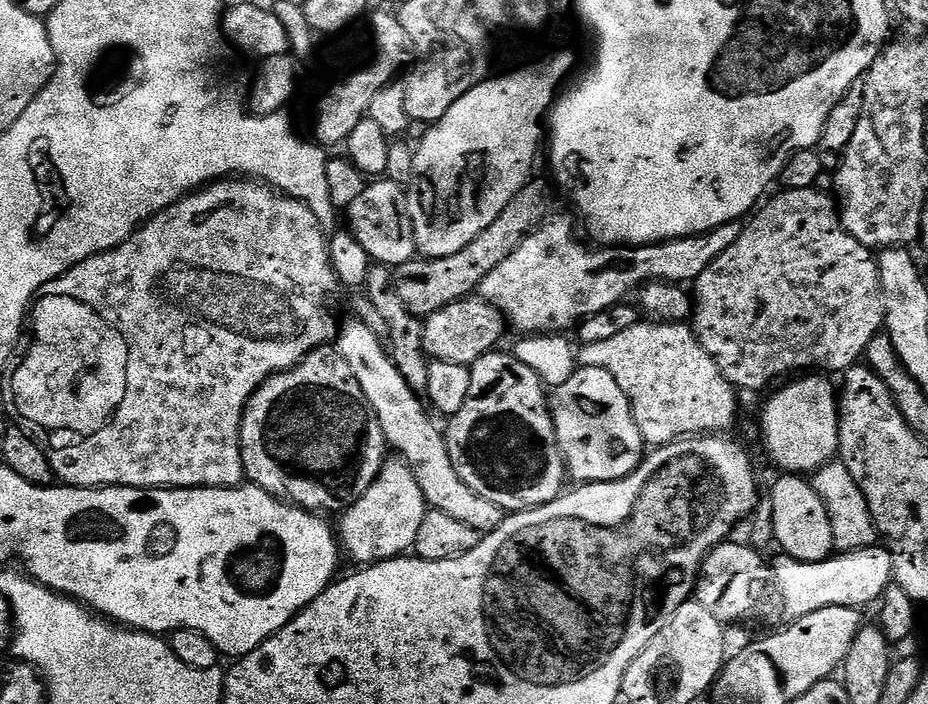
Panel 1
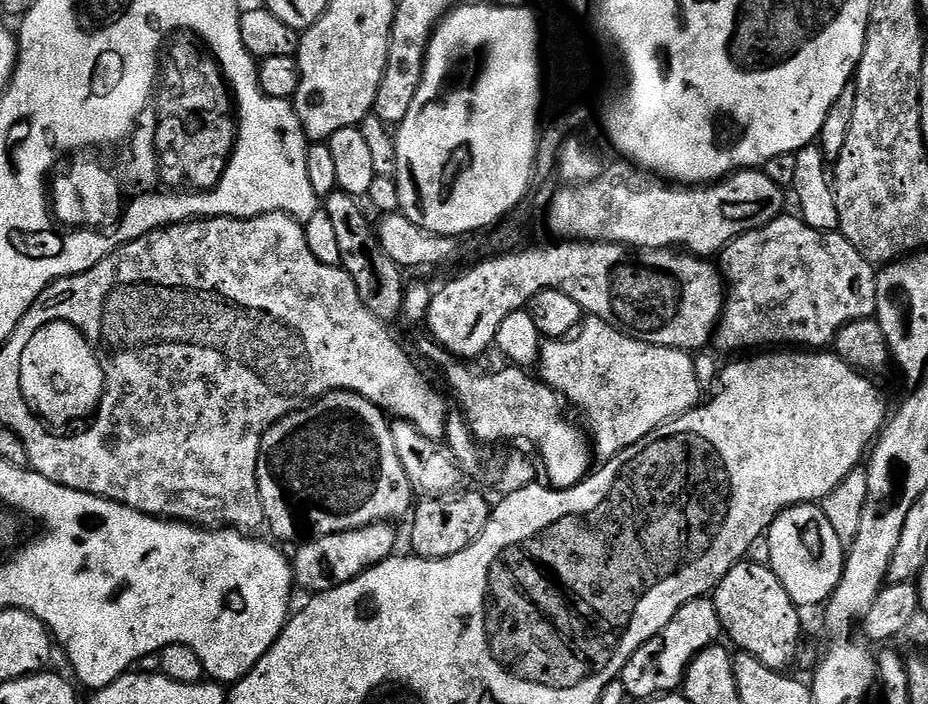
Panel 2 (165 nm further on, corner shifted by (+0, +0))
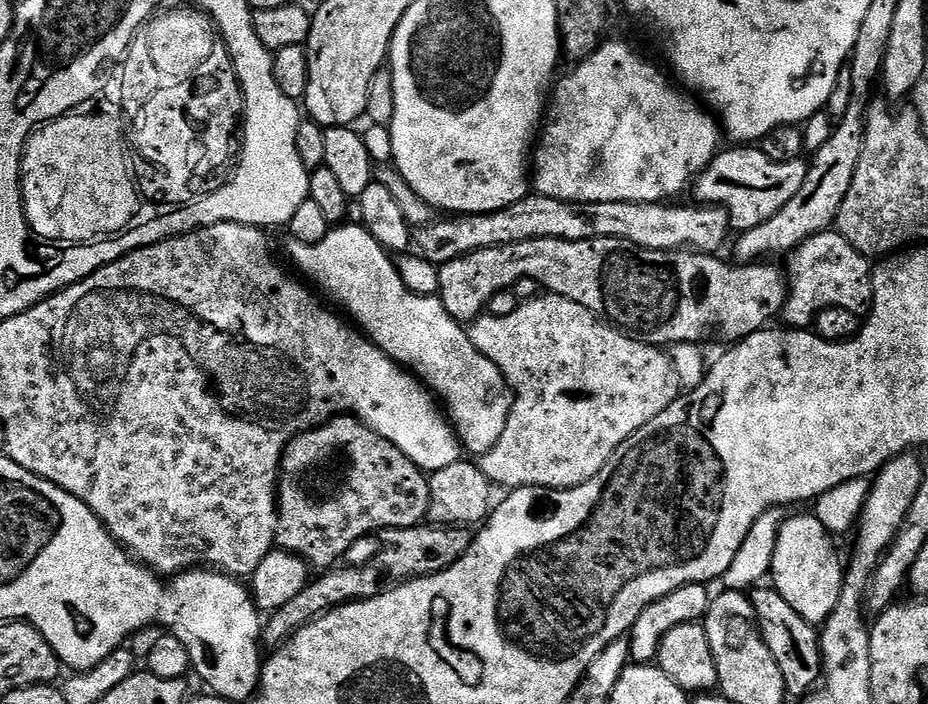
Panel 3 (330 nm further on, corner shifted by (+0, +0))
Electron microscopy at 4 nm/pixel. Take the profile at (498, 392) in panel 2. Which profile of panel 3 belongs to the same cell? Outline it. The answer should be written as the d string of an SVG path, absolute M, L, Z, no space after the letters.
M344 222L333 227L326 234L326 238L322 238L322 242L317 244L303 244L292 240L288 248L289 258L309 276L307 279L321 293L329 292L345 308L343 311L355 321L359 331L372 343L377 344L390 359L395 360L401 368L415 374L431 389L435 399L446 409L447 419L463 451L473 452L468 454L476 458L485 456L494 446L494 442L502 438L502 430L506 430L514 399L512 387L506 382L502 370L498 370L498 366L494 366L490 358L486 358L477 350L468 336L465 325L454 319L446 310L446 306L442 306L439 295L419 296L412 293L403 284L397 265L386 249L368 233L367 228L359 223L350 223Z

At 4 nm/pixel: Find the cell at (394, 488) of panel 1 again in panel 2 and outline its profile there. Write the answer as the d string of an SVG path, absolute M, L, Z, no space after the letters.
M381 522L355 528L349 532L339 532L338 534L326 534L325 536L314 536L305 539L305 544L296 552L296 557L291 557L292 574L297 585L300 584L308 591L308 594L319 594L337 588L339 584L350 582L355 576L360 576L367 568L372 568L376 564L381 564L389 556L397 551L396 532L391 523Z

